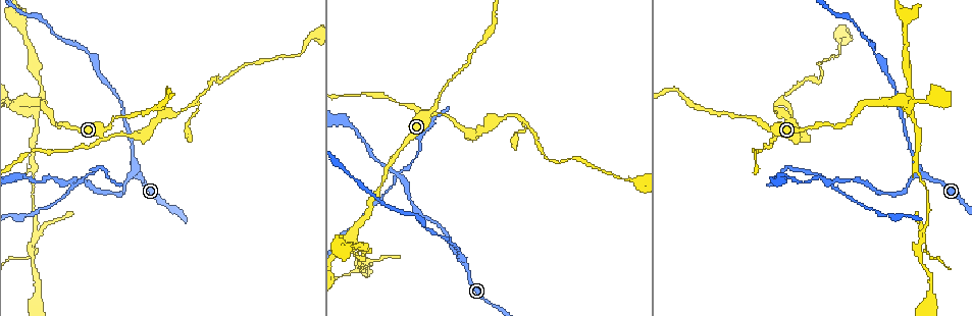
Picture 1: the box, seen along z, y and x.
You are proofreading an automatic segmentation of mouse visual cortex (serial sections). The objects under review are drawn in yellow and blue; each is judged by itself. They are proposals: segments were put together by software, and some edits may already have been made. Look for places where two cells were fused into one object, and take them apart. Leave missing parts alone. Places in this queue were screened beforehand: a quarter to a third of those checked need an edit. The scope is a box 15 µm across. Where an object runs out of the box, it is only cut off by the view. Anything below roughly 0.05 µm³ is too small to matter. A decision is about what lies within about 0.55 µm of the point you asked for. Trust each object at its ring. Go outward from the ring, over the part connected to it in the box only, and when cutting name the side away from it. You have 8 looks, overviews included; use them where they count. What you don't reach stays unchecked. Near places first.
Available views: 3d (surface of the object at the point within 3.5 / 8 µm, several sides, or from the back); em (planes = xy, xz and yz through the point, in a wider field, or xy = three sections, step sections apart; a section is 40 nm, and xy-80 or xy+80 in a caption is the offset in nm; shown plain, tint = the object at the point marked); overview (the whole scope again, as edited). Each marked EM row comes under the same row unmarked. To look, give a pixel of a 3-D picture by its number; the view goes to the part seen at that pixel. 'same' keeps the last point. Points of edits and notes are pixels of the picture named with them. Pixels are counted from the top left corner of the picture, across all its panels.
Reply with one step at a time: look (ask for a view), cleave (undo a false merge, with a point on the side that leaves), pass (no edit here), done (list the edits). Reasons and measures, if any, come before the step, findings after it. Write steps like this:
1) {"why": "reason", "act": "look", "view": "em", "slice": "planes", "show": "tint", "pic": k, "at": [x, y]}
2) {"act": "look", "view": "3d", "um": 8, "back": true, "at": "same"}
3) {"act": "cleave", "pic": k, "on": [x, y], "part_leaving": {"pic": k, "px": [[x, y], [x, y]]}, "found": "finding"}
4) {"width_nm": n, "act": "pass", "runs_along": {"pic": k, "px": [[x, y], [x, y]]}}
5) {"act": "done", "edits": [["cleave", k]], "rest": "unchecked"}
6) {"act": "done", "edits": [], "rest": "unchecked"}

{"why": "sharp bend", "act": "look", "view": "3d", "um": 8, "pic": 1, "at": [106, 137]}

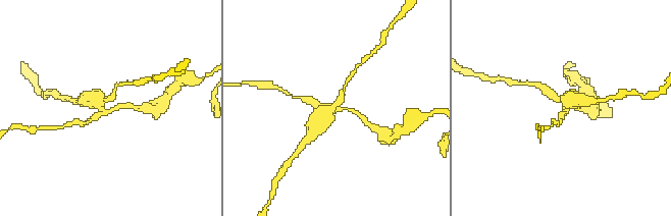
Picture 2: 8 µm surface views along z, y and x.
{"arms": 4, "arm_widths_nm": [150, 150, 200, 500], "why": "now the EM", "act": "look", "view": "em", "slice": "xy", "step": 5, "show": "tint", "pic": 2, "at": [108, 112]}

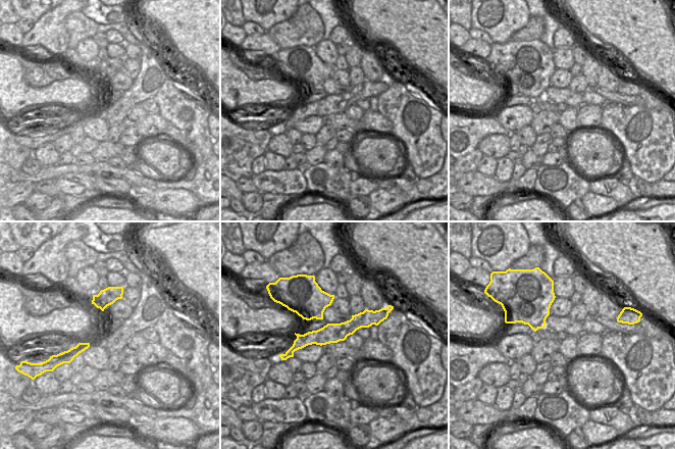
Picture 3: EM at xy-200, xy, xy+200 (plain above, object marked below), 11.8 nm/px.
{"width_nm": 240, "act": "cleave", "pic": 2, "on": [314, 103], "part_leaving": {"pic": 2, "px": [[337, 109], [352, 110], [367, 124]]}, "found": "two cells meet here"}

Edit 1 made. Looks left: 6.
{"why": "branch point", "act": "look", "view": "3d", "um": 3.5, "pic": 1, "at": [32, 108]}

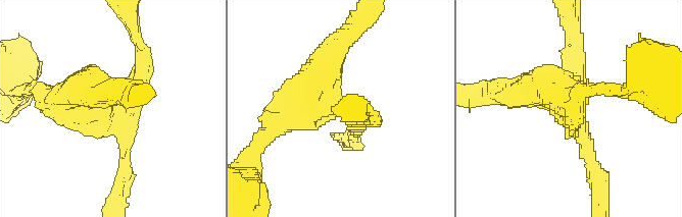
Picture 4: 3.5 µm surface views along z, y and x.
{"arms": 3, "arm_widths_nm": [150, 250, 500], "why": "now the EM", "act": "look", "view": "em", "slice": "planes", "show": "tint", "pic": 4, "at": [115, 113]}

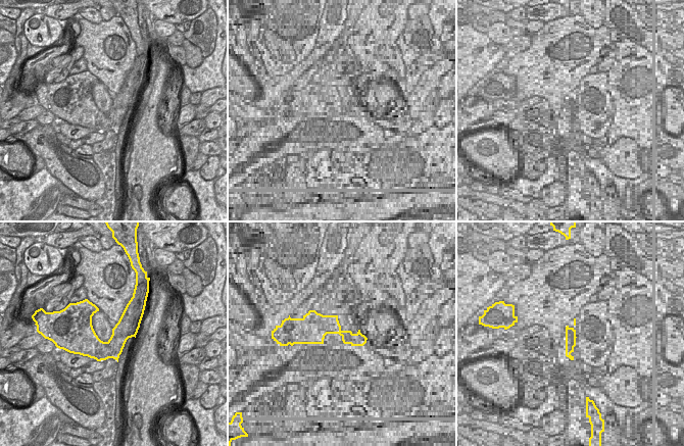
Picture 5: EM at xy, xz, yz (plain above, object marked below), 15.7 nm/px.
{"act": "cleave", "pic": 4, "on": [139, 75], "border": {"pic": 5, "px": [[112, 332], [113, 351], [110, 357]]}, "found": "a second cell is stuck on"}

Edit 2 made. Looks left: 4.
{"why": "branch point", "act": "look", "view": "3d", "um": 8, "back": true, "pic": 1, "at": [133, 173]}

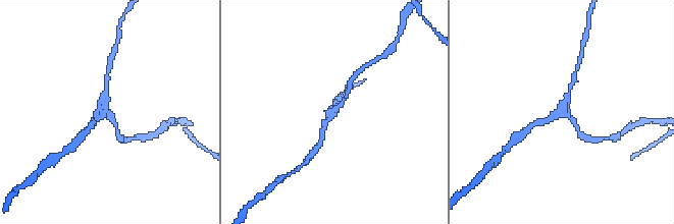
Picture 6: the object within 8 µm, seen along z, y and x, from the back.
{"why": "closer look", "act": "look", "view": "3d", "um": 3.5, "pic": 6, "at": [563, 112]}

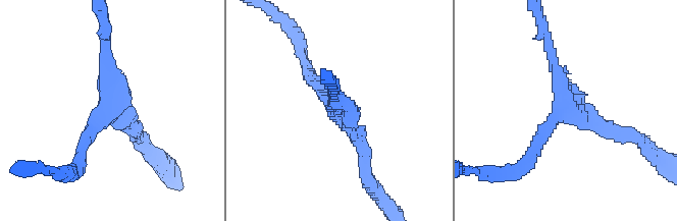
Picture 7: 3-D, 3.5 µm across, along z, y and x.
{"arms": 3, "arm_widths_nm": [200, 200, 200], "why": "need the tissue", "act": "look", "view": "em", "slice": "planes", "show": "tint", "pic": 7, "at": [345, 113]}

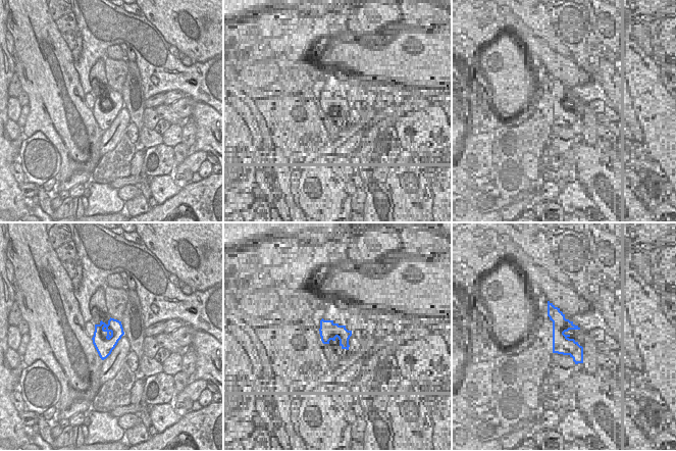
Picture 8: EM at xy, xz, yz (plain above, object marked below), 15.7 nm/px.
{"act": "pass", "runs_along": {"pic": 7, "px": [[364, 166], [358, 134], [311, 74]]}, "found": "one cell here"}

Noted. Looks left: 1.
{"act": "done", "edits": [["cleave", 2], ["cleave", 4]], "rest": "unchecked"}

